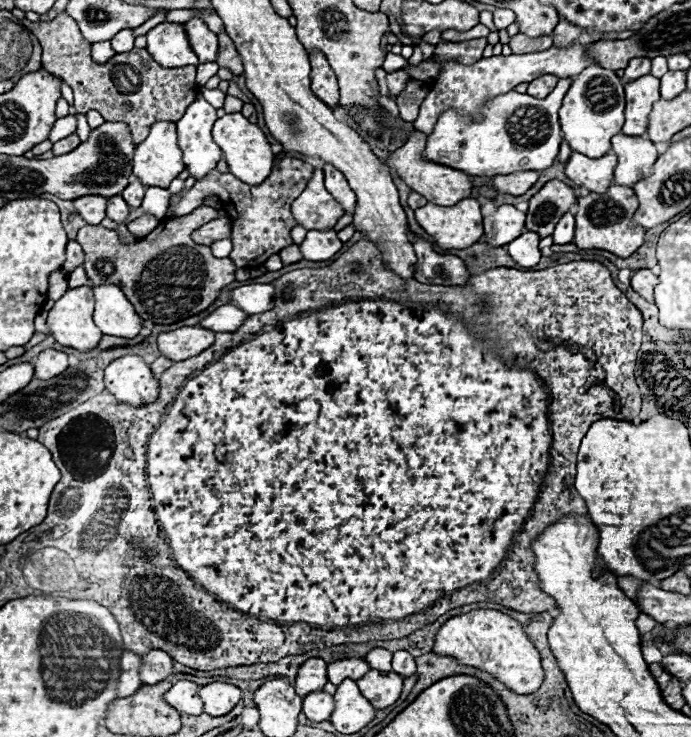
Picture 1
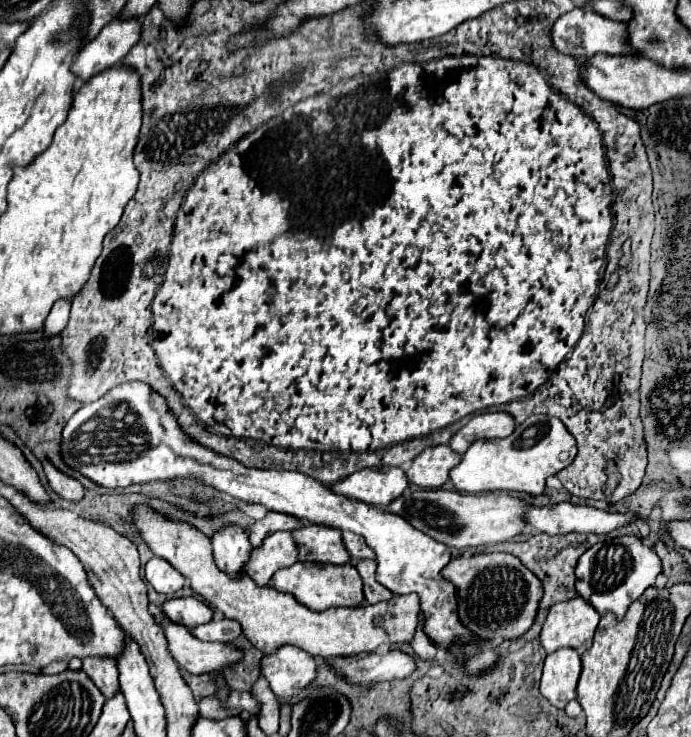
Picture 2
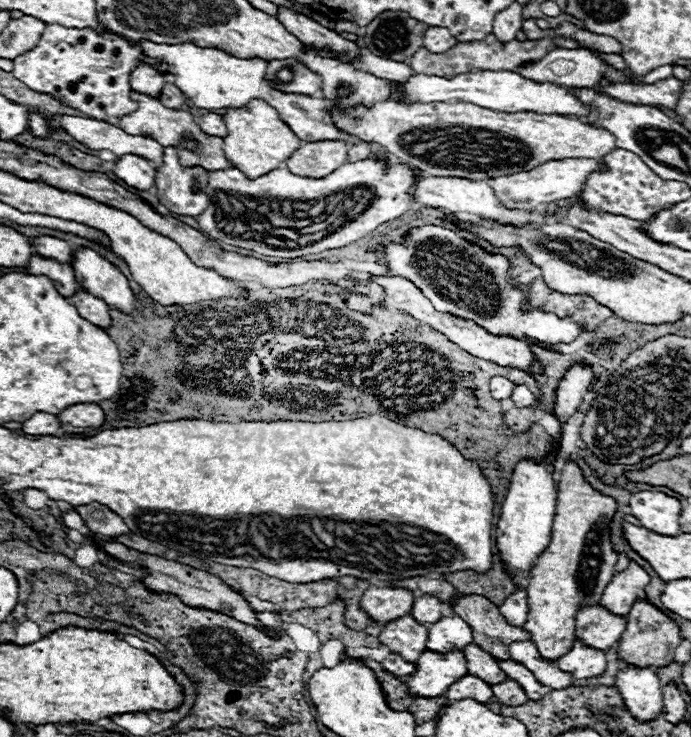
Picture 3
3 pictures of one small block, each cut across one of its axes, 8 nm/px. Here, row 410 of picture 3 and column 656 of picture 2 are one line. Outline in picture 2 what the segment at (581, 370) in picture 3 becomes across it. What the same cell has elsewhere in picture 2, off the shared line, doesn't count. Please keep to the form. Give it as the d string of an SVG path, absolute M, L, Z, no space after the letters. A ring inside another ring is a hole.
M616 536L606 538L590 546L580 558L576 566L576 592L588 600L600 614L614 612L618 618L622 618L628 610L628 606L642 596L646 588L654 584L654 578L660 574L660 558L656 552L642 544L636 536Z

